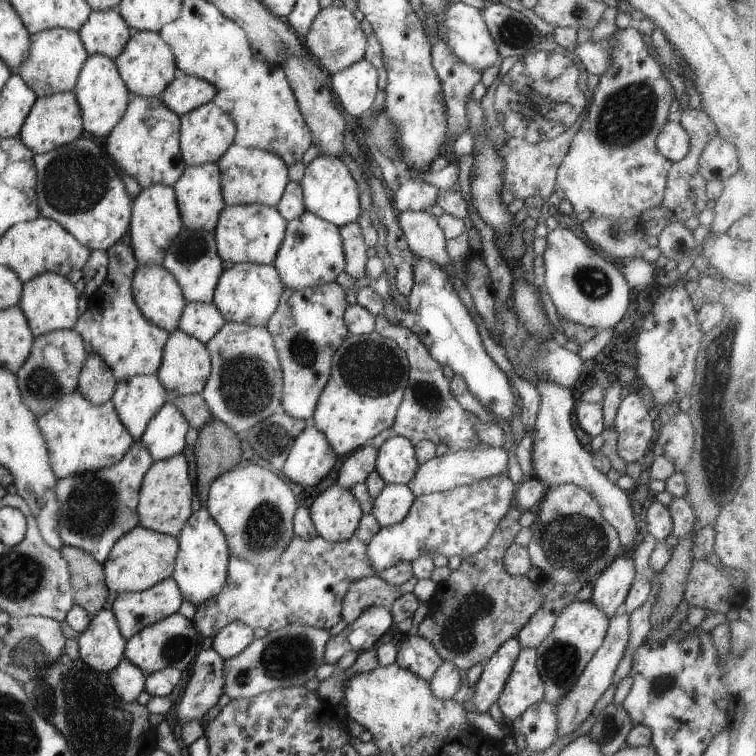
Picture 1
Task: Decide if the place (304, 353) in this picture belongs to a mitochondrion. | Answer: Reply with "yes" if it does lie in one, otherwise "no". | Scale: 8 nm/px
yes

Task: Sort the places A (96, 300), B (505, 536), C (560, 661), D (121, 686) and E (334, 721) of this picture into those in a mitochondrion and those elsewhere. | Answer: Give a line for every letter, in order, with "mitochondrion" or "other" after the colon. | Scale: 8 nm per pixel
A: other
B: other
C: mitochondrion
D: other
E: other

